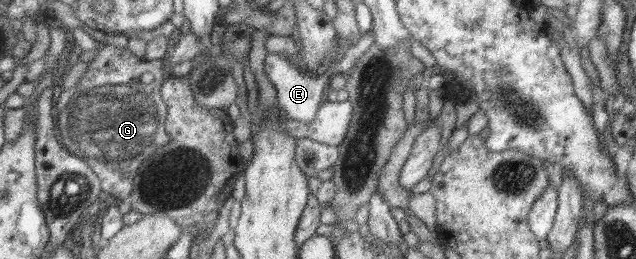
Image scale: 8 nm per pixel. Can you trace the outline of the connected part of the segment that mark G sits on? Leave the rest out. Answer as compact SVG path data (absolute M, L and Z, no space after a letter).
M105 45L75 84L69 104L57 116L57 131L69 153L78 156L99 179L100 192L111 194L119 201L127 200L132 192L132 180L140 164L162 145L169 143L164 129L166 104L160 95L160 86L168 75L165 59L139 60L129 49Z

